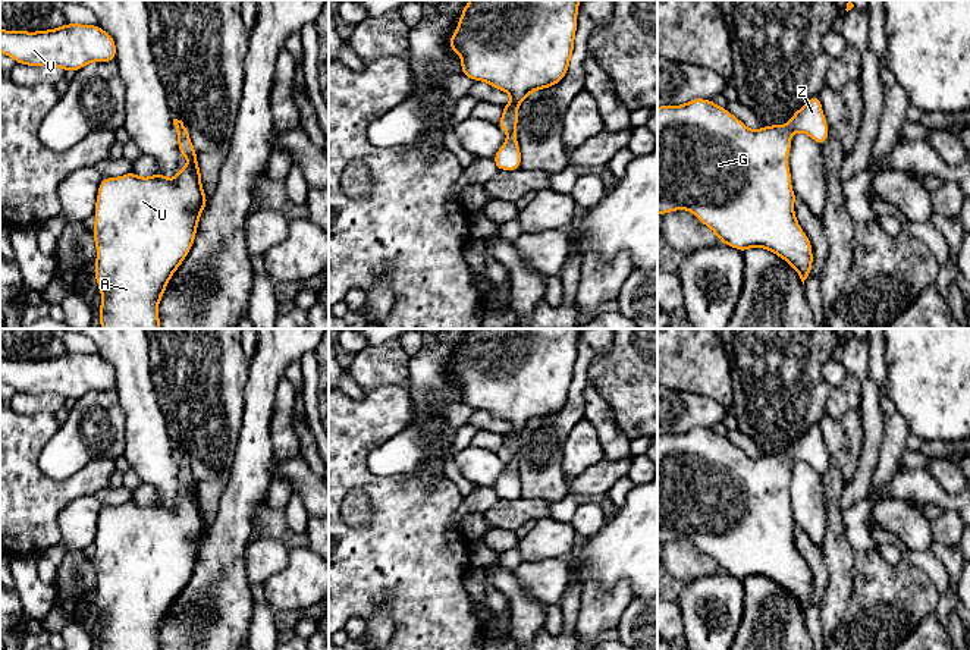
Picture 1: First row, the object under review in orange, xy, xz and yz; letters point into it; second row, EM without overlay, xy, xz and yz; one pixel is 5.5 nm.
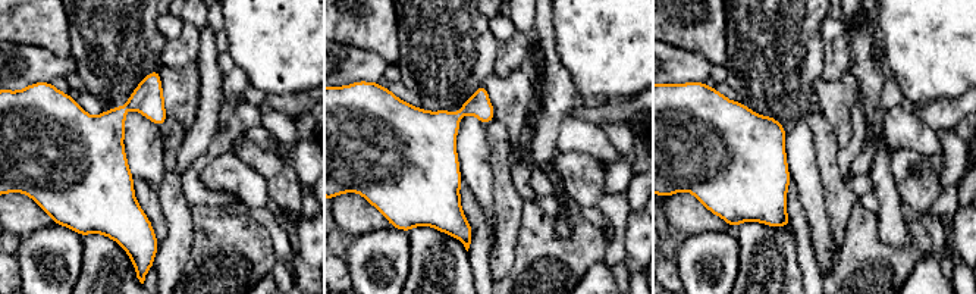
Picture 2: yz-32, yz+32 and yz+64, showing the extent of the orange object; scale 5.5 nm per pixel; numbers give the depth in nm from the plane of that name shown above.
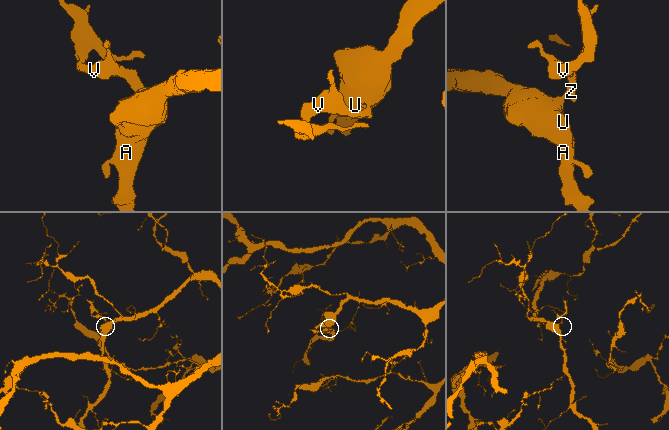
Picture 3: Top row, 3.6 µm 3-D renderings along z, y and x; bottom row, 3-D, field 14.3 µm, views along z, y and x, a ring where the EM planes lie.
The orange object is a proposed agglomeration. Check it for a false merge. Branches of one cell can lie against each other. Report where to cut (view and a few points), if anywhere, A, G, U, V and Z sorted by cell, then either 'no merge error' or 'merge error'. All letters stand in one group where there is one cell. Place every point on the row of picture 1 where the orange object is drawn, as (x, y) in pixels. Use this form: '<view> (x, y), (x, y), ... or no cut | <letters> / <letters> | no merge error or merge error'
no cut | A G U V Z | no merge error

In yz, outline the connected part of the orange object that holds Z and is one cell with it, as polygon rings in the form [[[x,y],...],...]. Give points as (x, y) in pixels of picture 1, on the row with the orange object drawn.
[[[819,95],[812,97],[797,110],[787,125],[763,126],[759,131],[747,128],[725,107],[716,106],[713,100],[694,98],[681,106],[657,107],[657,214],[688,210],[716,233],[719,242],[741,252],[760,247],[782,257],[795,269],[804,285],[812,271],[813,254],[812,244],[794,213],[797,197],[791,186],[791,170],[787,166],[794,132],[807,134],[819,145],[829,138]]]

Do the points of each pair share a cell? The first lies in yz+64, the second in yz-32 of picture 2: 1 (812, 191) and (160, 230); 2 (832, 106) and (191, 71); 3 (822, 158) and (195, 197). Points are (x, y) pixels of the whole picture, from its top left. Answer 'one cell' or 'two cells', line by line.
1: two cells
2: one cell
3: two cells

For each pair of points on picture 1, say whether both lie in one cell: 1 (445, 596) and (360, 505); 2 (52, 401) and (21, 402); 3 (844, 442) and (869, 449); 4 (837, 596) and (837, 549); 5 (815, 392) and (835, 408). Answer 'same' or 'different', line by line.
1: different
2: same
3: different
4: same
5: different

